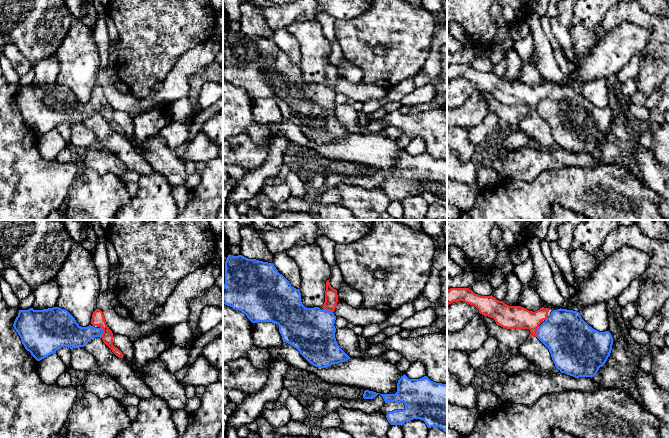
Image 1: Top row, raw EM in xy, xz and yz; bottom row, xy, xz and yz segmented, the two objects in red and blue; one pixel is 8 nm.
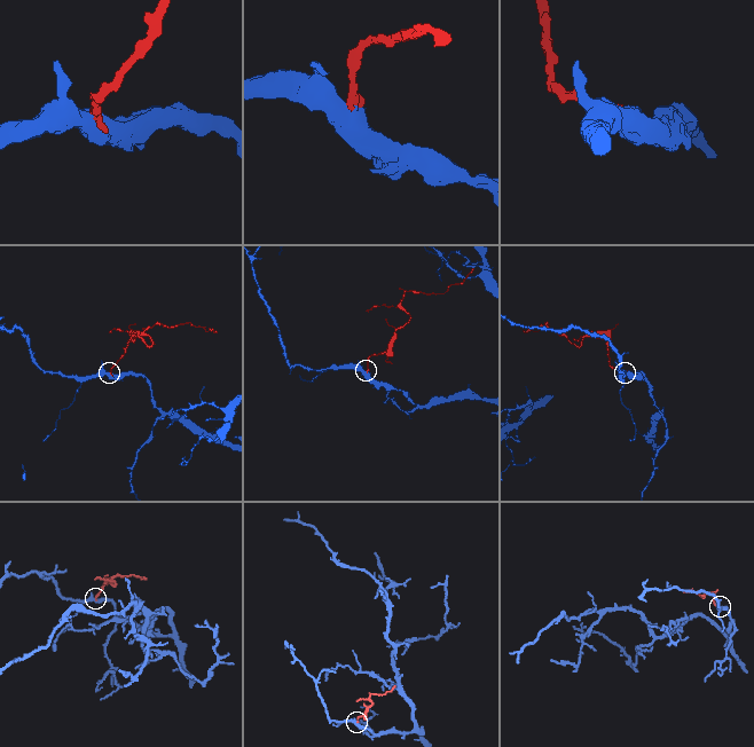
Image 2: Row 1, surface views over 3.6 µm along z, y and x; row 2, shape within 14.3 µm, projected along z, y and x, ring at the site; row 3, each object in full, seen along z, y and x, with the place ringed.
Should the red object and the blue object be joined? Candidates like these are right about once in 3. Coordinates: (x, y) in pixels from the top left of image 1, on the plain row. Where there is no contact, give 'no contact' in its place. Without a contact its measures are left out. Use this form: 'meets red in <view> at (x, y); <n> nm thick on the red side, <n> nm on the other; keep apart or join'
meets red in xy at (103, 108); 100 nm thick on the red side, 200 nm on the other; join

